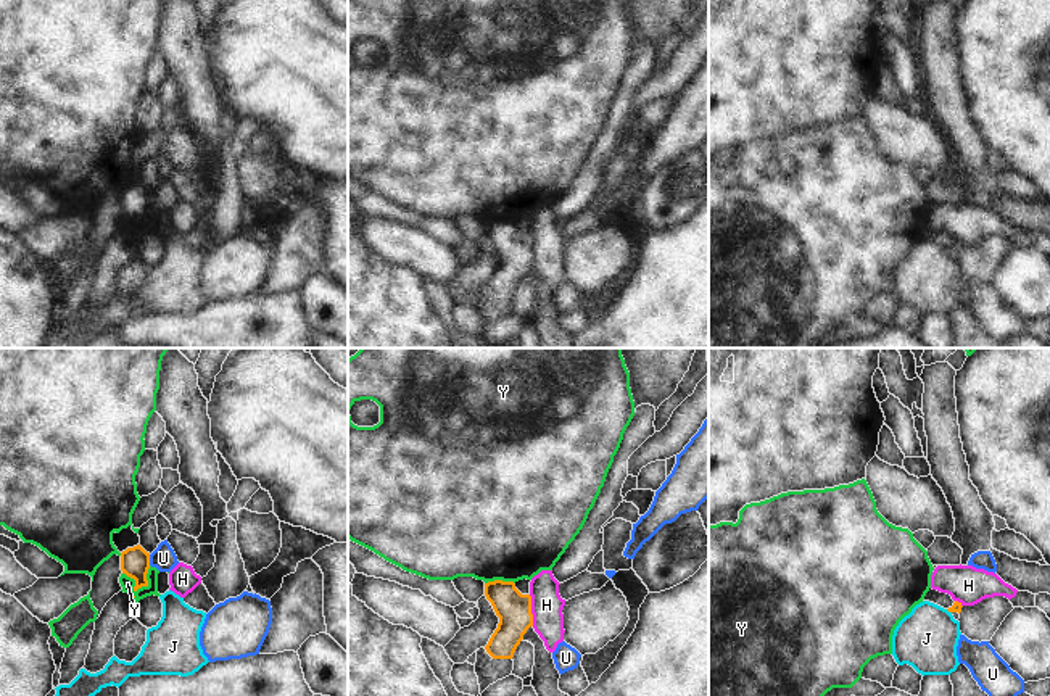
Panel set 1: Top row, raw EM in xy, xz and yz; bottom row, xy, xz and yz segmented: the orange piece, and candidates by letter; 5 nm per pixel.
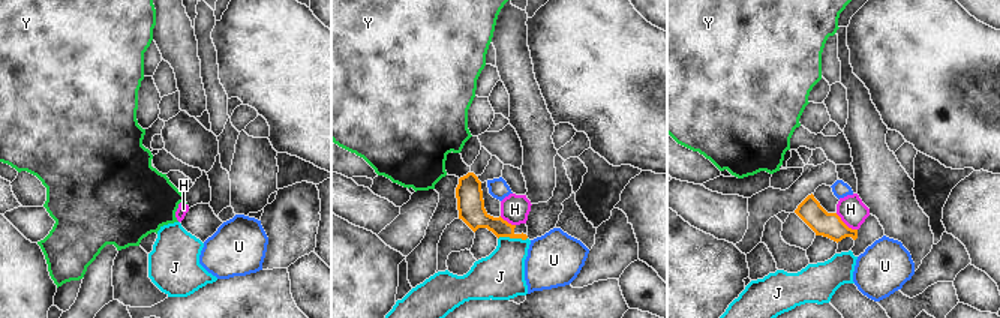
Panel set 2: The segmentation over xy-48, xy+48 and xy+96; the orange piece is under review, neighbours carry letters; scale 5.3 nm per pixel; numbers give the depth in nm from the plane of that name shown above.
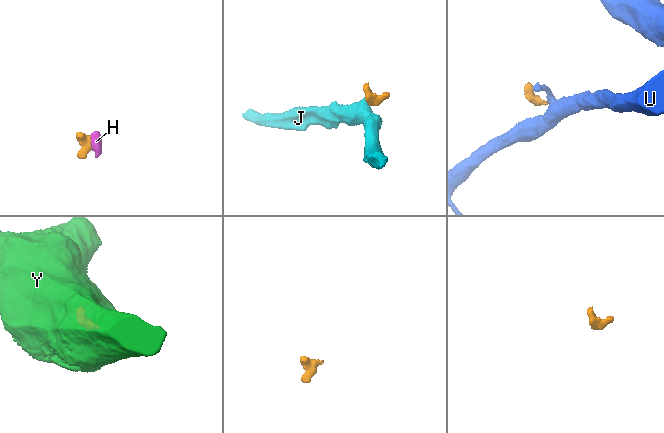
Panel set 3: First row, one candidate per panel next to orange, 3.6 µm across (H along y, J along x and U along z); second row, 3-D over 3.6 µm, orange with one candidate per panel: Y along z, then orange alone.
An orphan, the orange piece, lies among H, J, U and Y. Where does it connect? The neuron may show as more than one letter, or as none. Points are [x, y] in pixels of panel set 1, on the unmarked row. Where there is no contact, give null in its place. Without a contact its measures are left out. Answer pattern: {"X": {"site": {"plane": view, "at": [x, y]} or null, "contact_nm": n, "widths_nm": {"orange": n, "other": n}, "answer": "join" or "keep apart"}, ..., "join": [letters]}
{"H": {"site": {"plane": "xz", "at": [530, 250]}, "contact_nm": 160, "widths_nm": {"orange": 180, "other": 160}, "answer": "keep apart"}, "J": {"site": {"plane": "yz", "at": [949, 250]}, "contact_nm": 40, "widths_nm": {"orange": 50, "other": 300}, "answer": "keep apart"}, "U": {"site": {"plane": "xy", "at": [148, 198]}, "contact_nm": 60, "widths_nm": {"orange": 140, "other": 120}, "answer": "keep apart"}, "Y": {"site": {"plane": "xy", "at": [134, 226]}, "contact_nm": 160, "widths_nm": {"orange": 140, "other": 70}, "answer": "keep apart"}, "join": []}

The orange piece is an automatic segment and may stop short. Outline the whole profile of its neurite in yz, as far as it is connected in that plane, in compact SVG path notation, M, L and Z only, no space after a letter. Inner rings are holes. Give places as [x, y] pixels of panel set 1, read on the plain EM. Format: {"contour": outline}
{"contour": "M929 227L929 230L926 232L923 240L929 240L934 242L944 248L947 248L949 251L961 251L961 242L953 240L950 234L947 232L940 232L937 229Z"}

